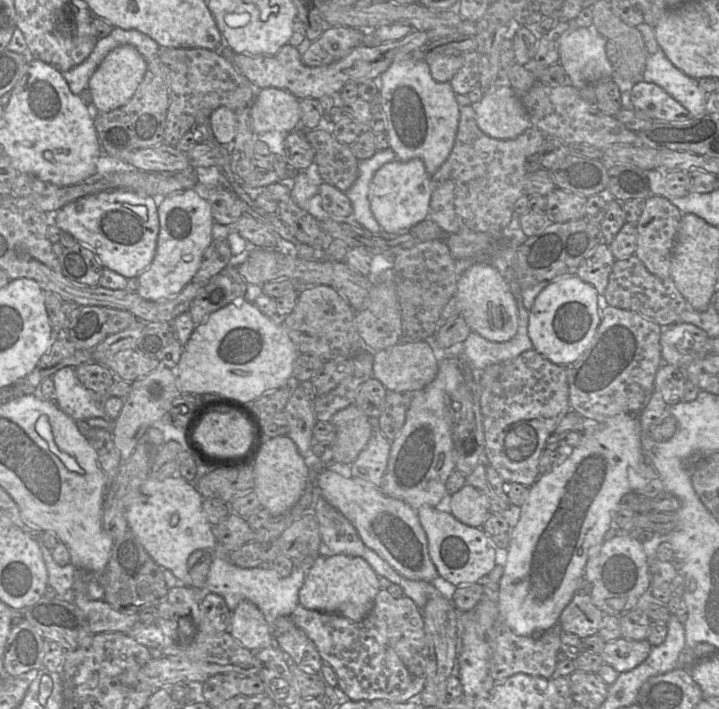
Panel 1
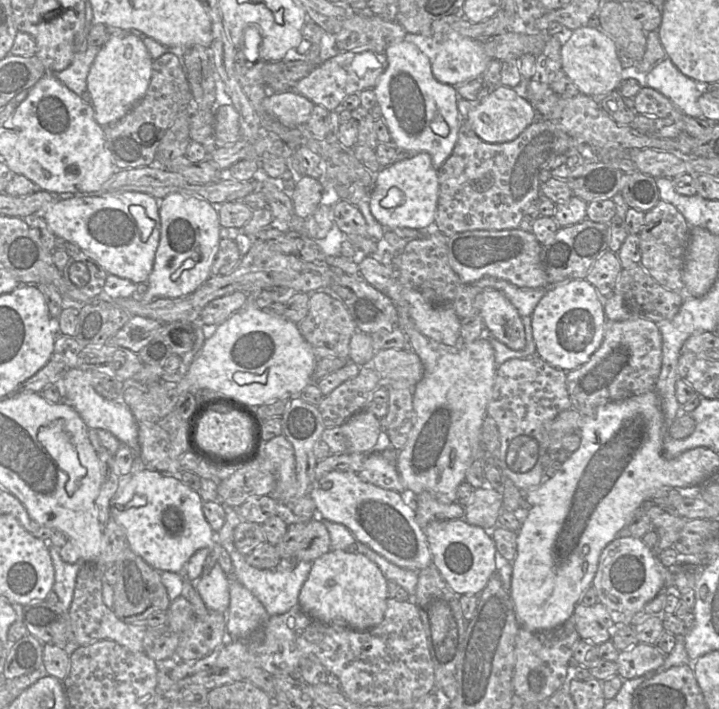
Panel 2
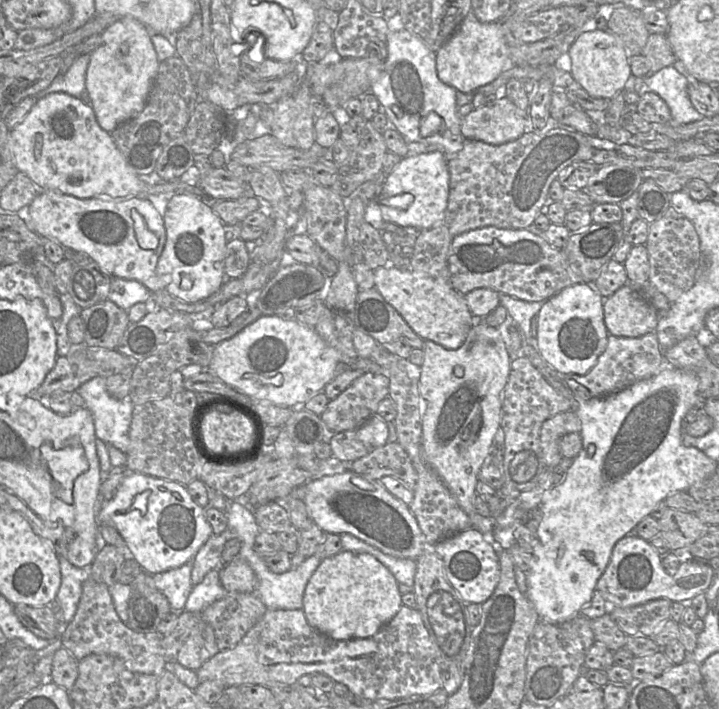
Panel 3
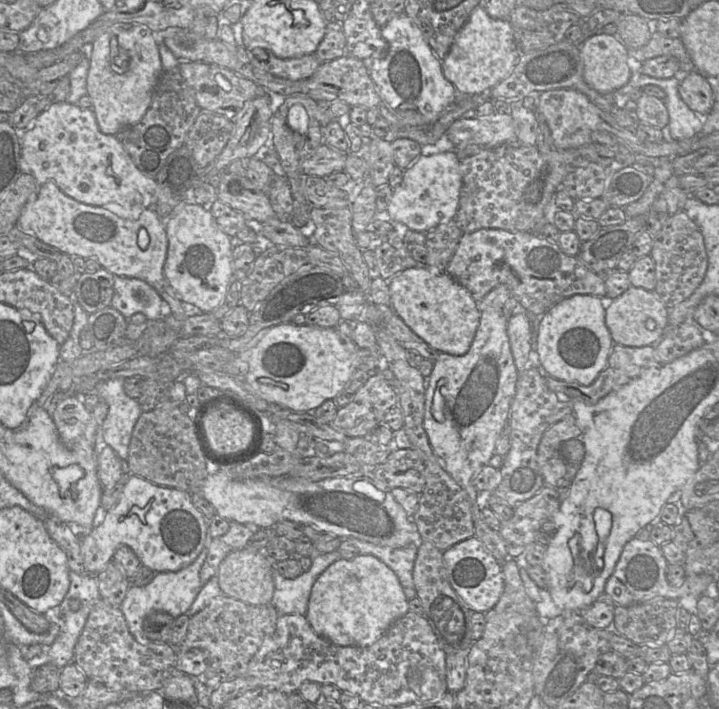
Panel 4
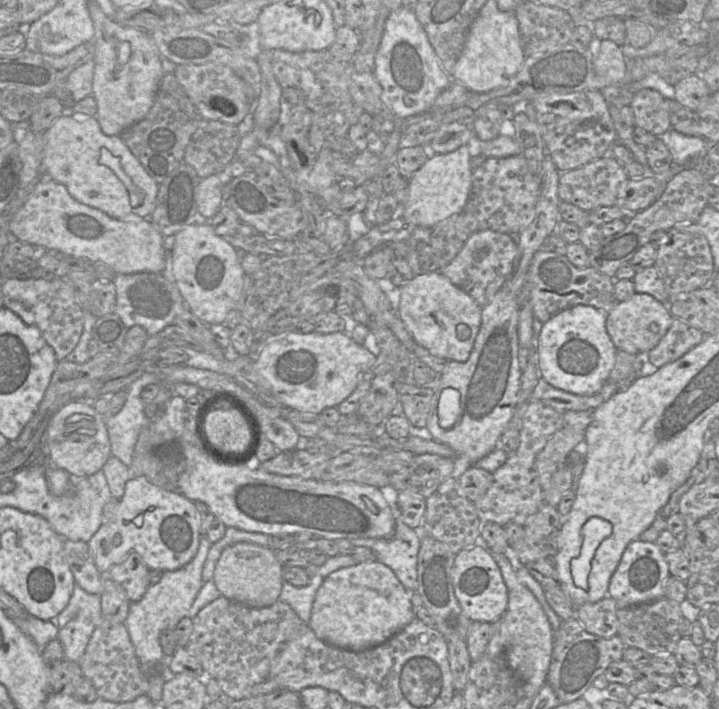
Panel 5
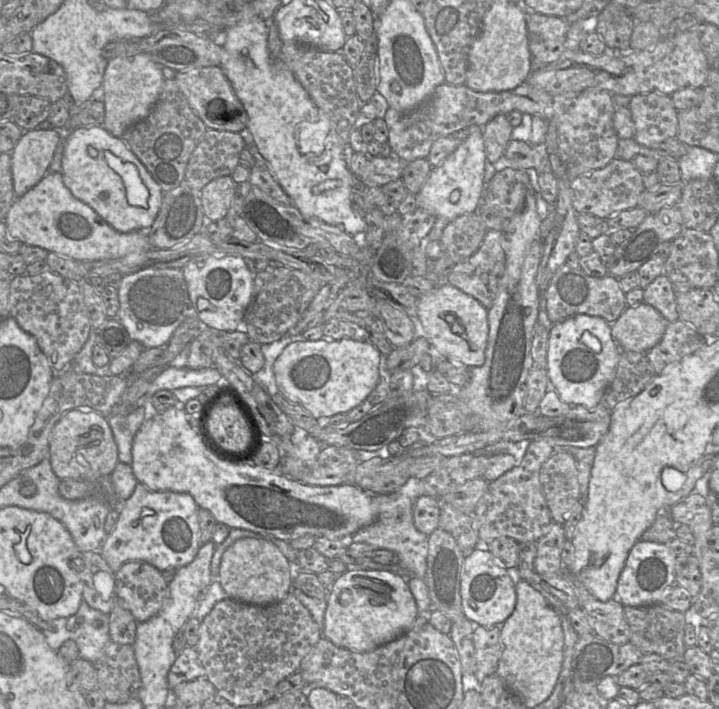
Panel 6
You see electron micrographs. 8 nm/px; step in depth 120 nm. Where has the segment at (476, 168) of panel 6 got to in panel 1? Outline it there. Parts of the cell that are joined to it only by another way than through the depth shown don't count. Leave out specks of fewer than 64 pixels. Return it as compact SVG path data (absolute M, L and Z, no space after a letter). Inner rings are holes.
M394 160L384 164L375 173L369 189L370 208L381 229L389 234L409 230L428 219L431 199L431 176L426 172L423 161Z

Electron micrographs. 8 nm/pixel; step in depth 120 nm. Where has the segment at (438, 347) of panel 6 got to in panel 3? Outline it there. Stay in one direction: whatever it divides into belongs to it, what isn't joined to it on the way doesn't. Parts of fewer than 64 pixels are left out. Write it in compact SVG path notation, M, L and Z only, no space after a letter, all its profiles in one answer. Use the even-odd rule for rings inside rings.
M389 265L373 271L375 288L423 340L433 341L450 350L456 350L464 343L475 318L464 295L455 290L451 283L424 272Z

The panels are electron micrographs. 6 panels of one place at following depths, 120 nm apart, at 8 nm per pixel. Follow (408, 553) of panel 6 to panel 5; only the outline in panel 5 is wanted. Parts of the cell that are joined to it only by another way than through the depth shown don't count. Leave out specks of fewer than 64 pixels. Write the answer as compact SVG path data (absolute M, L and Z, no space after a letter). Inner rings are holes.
M399 515L395 518L395 529L391 537L349 540L354 546L369 548L376 560L388 566L406 589L417 591L421 537L421 533L406 525Z

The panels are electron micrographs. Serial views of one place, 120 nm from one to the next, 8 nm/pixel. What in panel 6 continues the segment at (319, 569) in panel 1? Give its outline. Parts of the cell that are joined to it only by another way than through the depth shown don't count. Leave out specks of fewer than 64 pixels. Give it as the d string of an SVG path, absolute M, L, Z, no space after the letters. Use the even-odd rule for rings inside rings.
M347 570L327 589L322 636L336 646L365 653L385 645L404 633L418 617L418 608L407 578L382 570Z

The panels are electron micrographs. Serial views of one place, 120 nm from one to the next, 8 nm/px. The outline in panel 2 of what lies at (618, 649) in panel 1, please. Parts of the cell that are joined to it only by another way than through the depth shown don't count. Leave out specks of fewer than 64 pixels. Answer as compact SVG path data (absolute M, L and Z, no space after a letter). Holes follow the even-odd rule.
M638 643L619 651L615 661L617 675L622 680L641 677L649 672L657 672L663 665L665 656L655 645Z

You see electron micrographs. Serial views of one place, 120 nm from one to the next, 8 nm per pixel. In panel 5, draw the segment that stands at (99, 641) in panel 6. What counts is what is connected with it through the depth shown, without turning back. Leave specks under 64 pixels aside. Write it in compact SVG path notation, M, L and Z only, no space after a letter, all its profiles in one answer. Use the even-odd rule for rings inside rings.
M75 583L73 593L65 609L58 615L57 639L60 641L65 660L78 662L84 655L87 644L94 632L104 622L100 595L90 594Z

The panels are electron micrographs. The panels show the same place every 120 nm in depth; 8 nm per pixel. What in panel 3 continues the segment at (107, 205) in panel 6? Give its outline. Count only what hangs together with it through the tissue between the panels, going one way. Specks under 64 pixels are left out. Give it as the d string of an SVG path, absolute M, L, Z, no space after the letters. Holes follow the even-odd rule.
M53 92L38 100L24 120L10 129L9 147L19 172L27 175L34 184L43 190L54 190L77 198L119 198L139 196L148 198L161 193L182 194L184 187L199 185L200 171L193 165L179 179L164 181L153 172L150 175L138 175L125 161L116 147L110 133L103 130L91 105L86 105L79 98L63 92Z

